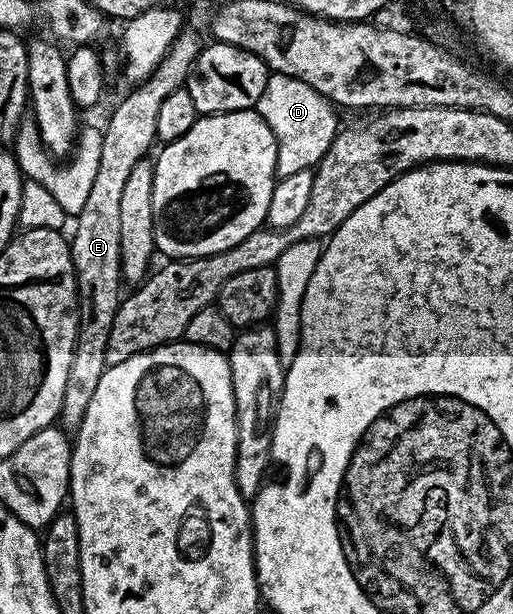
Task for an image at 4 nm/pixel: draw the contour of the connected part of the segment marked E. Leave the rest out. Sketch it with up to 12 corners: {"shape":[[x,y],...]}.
{"shape":[[180,31],[102,124],[69,235],[79,332],[58,422],[79,428],[125,288],[121,192],[204,46]]}

